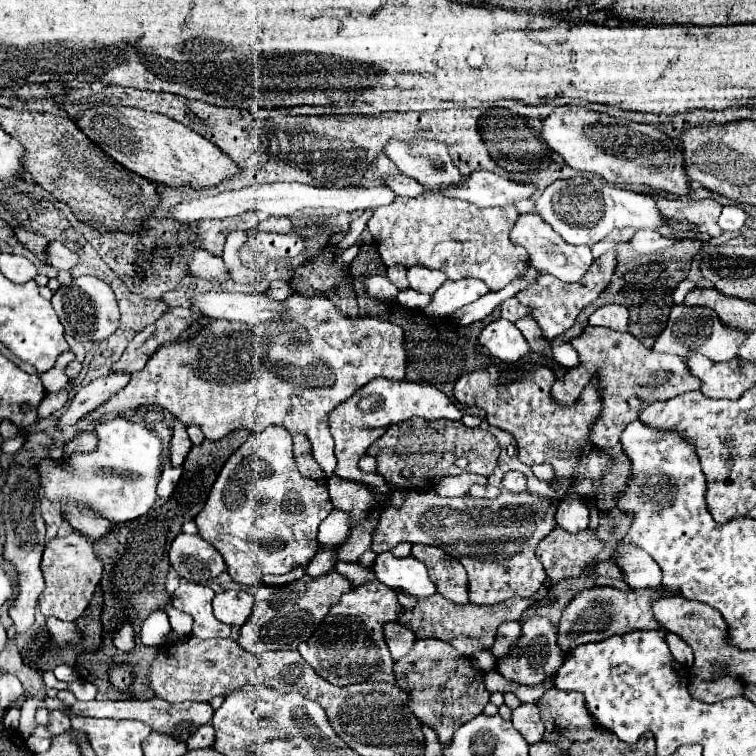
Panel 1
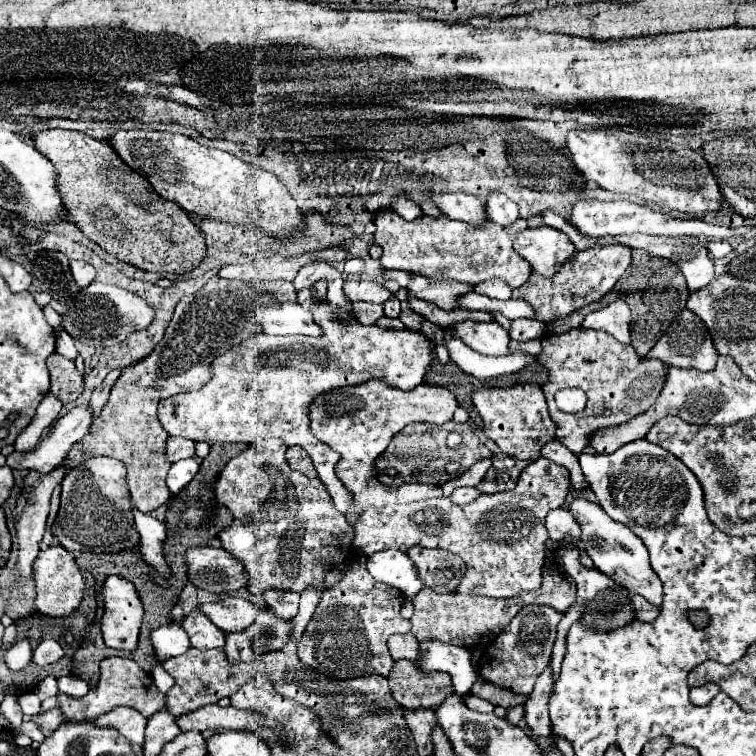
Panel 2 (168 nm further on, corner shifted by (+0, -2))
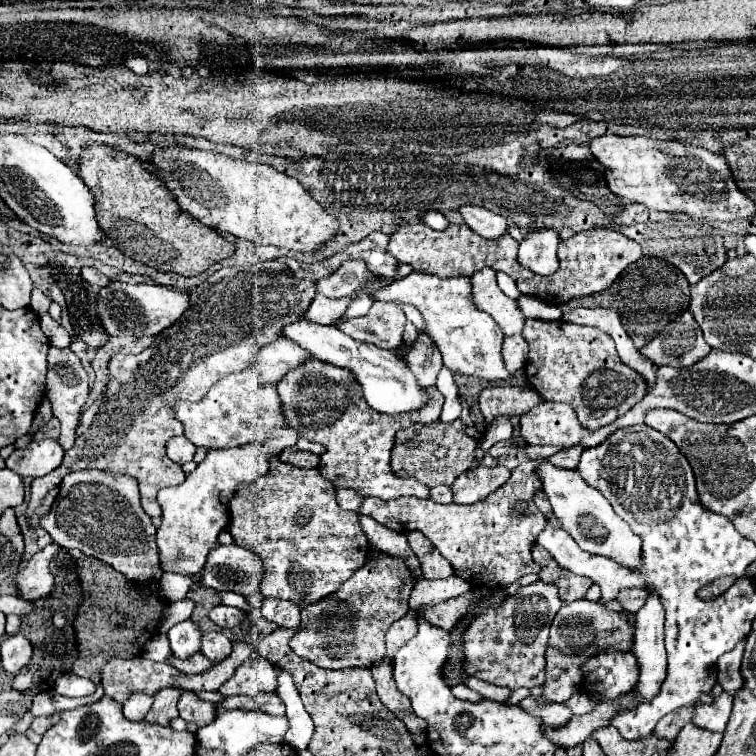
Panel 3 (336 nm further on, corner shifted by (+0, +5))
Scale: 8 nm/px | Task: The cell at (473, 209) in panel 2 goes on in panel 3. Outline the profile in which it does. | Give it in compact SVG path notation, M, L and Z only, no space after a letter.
M460 206L458 212L462 214L464 222L484 238L498 238L506 234L506 226L508 226L506 218L492 210L478 208L478 206Z

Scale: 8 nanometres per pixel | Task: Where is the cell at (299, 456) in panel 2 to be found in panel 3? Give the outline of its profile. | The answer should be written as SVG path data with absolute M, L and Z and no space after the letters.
M290 446L290 448L284 448L280 452L280 460L282 462L290 462L294 466L300 466L300 468L316 468L320 458L314 456L314 454L308 454L308 452L302 452L298 450L296 446Z

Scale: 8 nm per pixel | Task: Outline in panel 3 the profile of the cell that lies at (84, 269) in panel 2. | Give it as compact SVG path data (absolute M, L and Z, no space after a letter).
M84 266L80 274L82 274L82 278L84 278L90 286L96 286L96 288L102 288L102 286L106 286L106 284L110 282L100 270L96 270L96 268L92 268L92 266Z

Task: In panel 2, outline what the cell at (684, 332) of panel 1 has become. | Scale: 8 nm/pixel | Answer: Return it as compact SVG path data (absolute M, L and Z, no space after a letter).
M684 309L678 315L678 319L668 327L668 331L658 339L658 343L648 351L648 357L660 359L668 367L692 367L692 369L710 371L716 365L718 353L712 345L712 337L710 337L708 329L704 327L704 323L692 311Z

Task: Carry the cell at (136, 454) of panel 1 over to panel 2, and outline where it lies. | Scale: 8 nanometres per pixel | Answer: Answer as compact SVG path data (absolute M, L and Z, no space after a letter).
M134 509L134 521L140 533L140 543L142 543L142 559L154 567L158 573L170 577L170 569L166 559L162 557L162 541L166 539L166 525L156 521L154 517Z

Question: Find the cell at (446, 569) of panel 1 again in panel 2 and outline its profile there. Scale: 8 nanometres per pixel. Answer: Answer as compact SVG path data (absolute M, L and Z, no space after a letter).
M414 545L408 551L408 557L416 565L420 581L440 593L454 591L464 577L464 561L444 549L426 549Z

